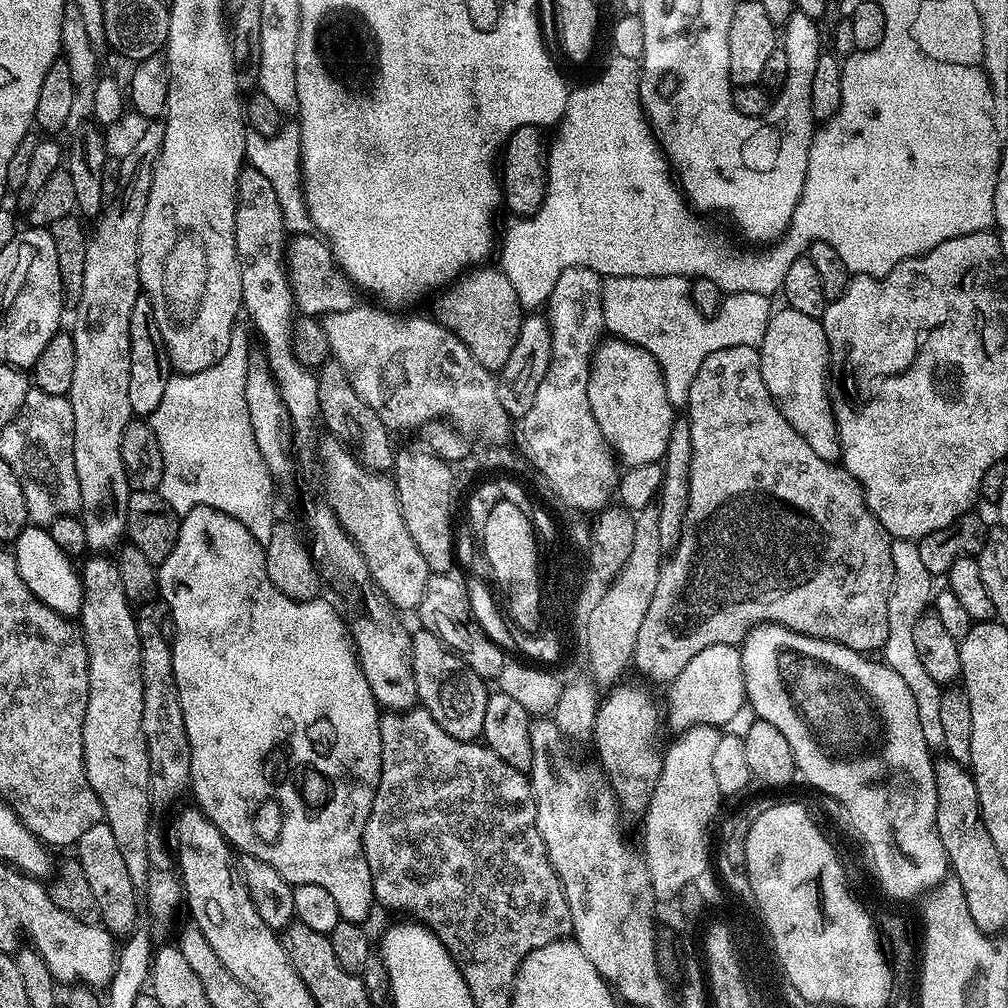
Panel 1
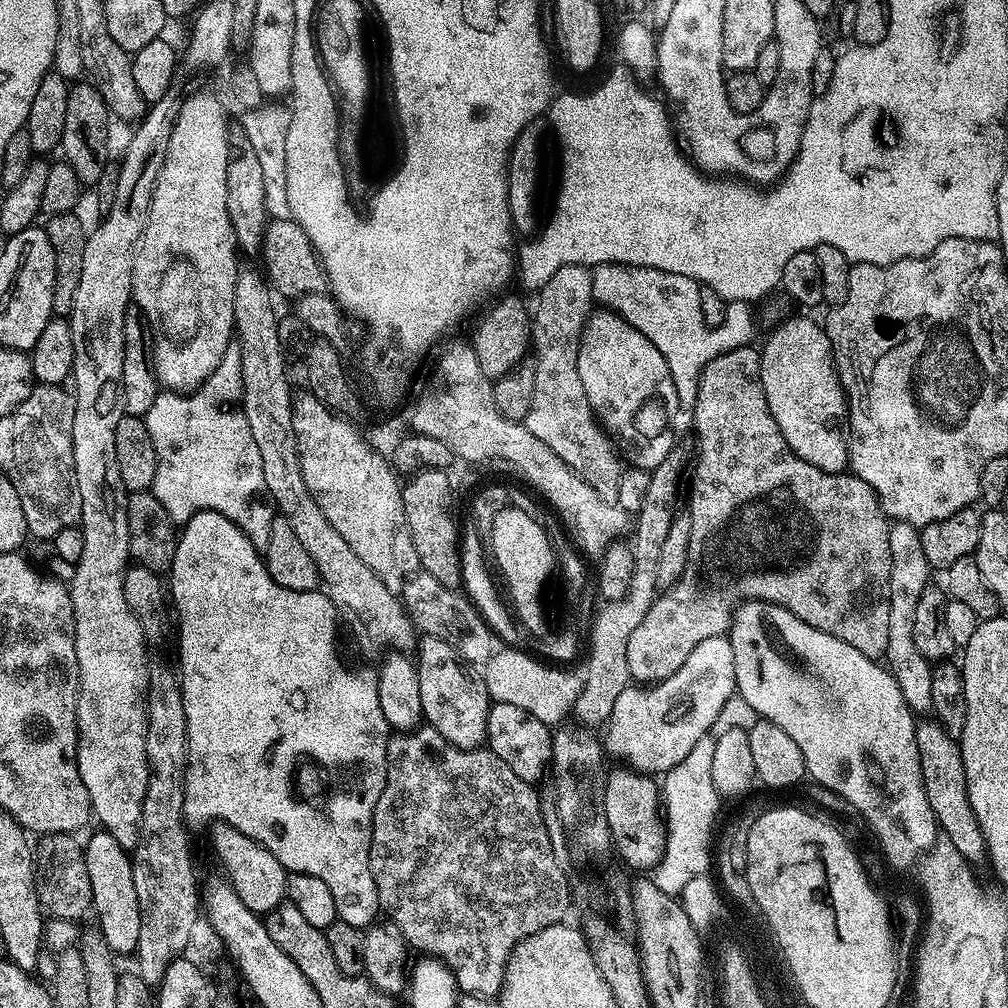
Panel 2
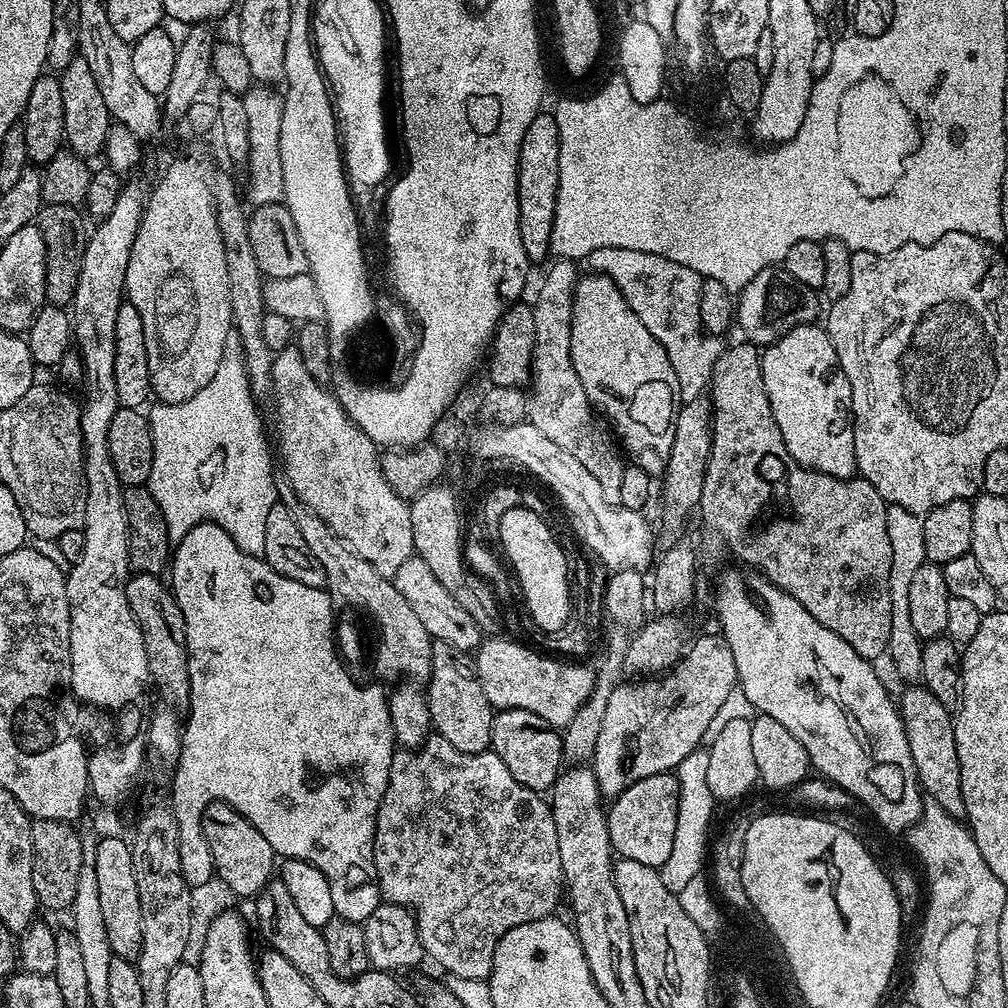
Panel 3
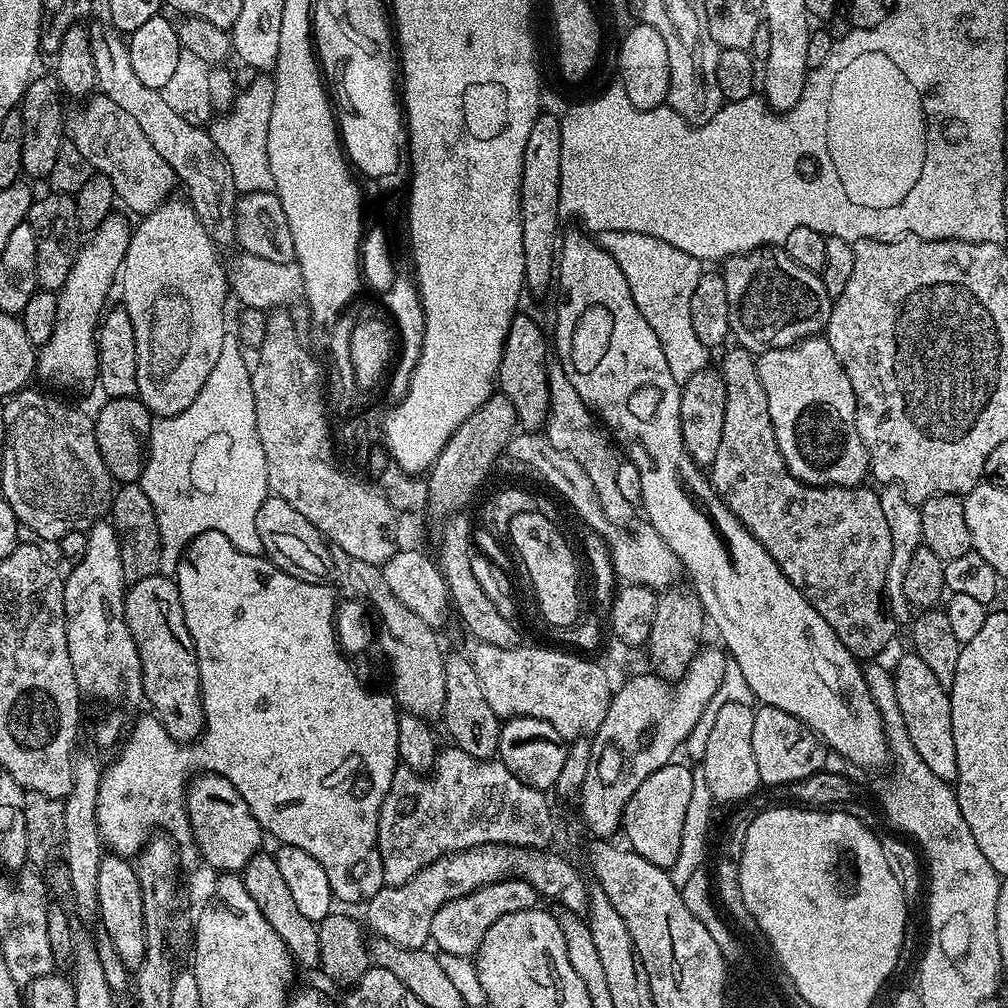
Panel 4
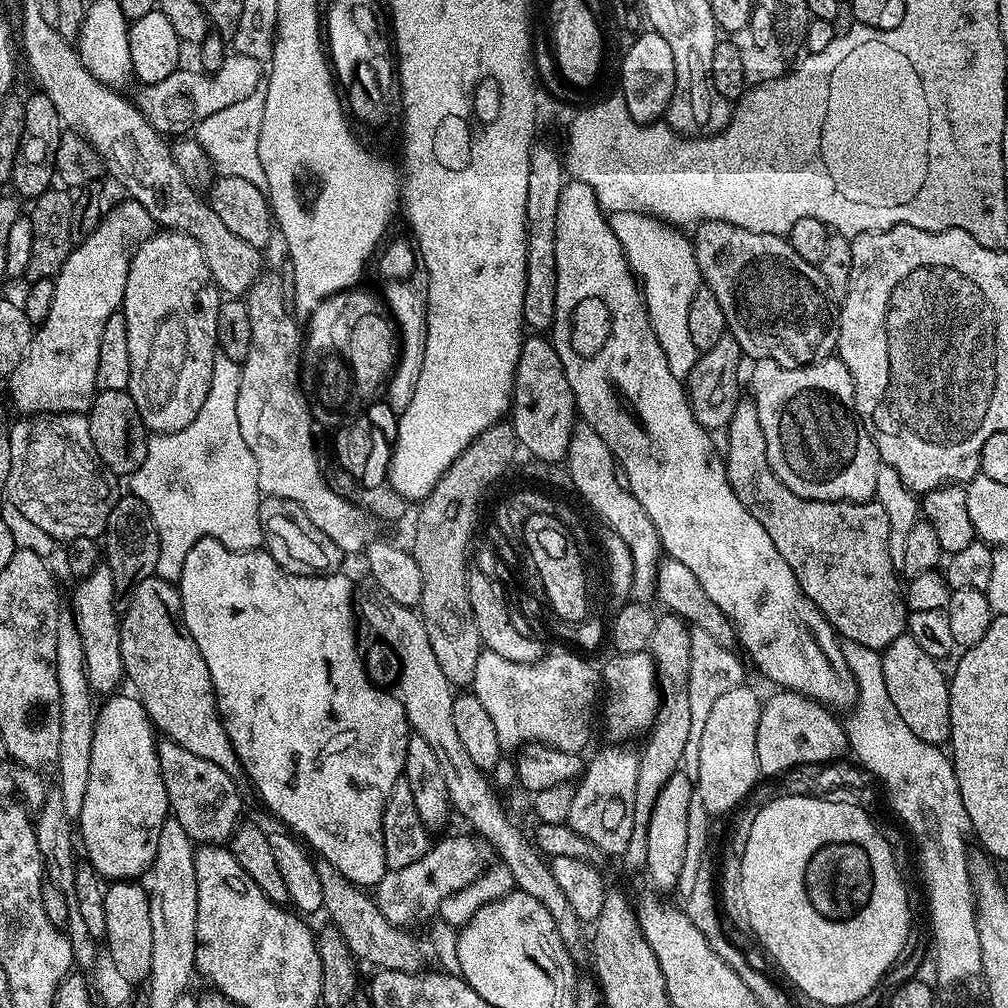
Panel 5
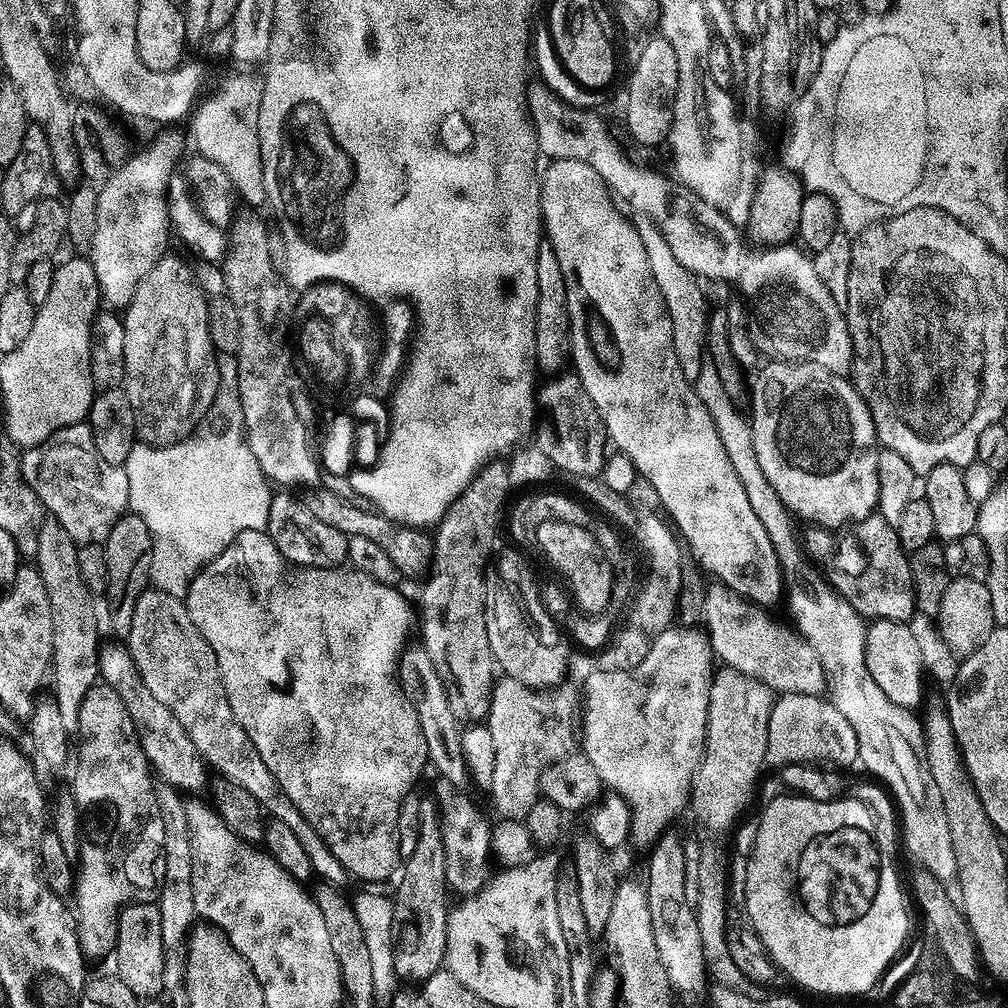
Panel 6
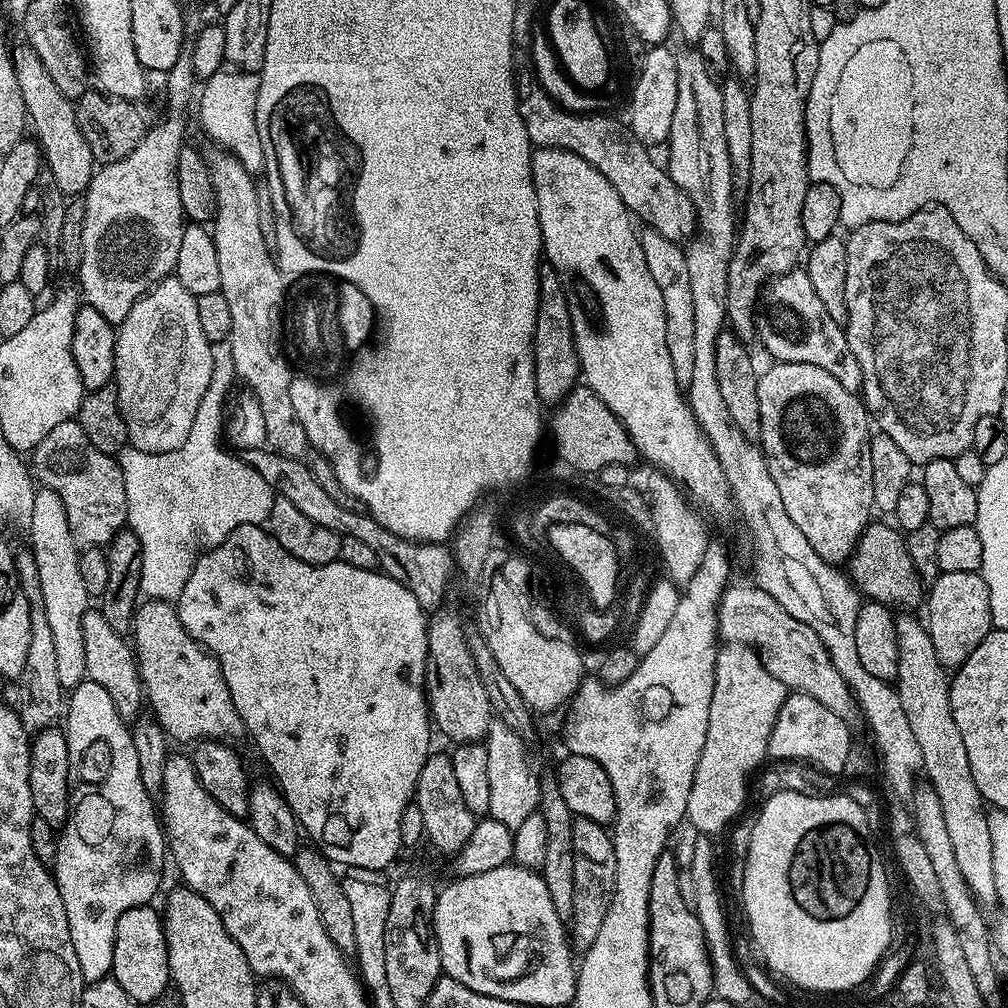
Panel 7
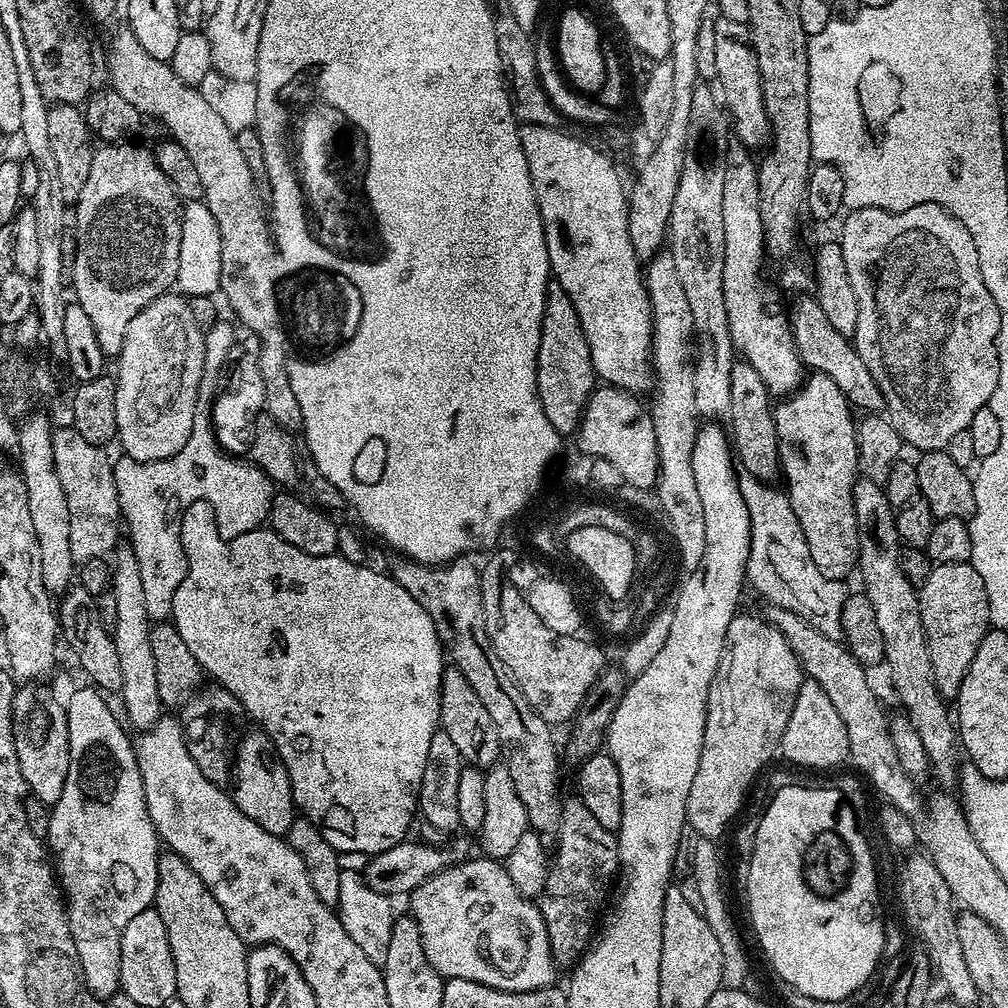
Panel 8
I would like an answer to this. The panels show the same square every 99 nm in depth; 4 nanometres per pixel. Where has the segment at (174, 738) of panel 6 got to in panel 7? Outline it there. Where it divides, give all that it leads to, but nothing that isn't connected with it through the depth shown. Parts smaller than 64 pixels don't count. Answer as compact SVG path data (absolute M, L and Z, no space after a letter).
M89 610L82 618L82 639L86 649L87 679L98 682L98 686L114 698L114 706L125 722L135 721L141 715L140 707L145 707L146 693L136 666L133 645L124 634L118 633L106 622L99 610Z

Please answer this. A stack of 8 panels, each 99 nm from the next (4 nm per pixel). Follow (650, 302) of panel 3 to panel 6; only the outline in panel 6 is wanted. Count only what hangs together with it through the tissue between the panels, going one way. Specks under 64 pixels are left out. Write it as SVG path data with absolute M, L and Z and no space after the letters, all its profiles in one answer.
M635 214L631 217L633 227L646 248L646 262L650 262L650 270L654 274L654 282L658 282L658 290L664 299L664 305L670 318L670 326L674 334L674 354L678 354L678 366L682 366L682 374L693 382L698 378L702 366L706 363L704 334L708 325L710 304L704 301L704 292L700 289L701 281L692 275L678 258L674 258L674 250L670 250L670 242L662 234L646 214Z

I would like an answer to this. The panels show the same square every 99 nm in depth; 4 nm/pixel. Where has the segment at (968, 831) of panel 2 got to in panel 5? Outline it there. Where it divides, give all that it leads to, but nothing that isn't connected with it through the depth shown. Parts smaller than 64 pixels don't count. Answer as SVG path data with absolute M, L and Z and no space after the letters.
M902 635L894 638L888 648L883 649L882 678L886 678L886 690L890 694L890 702L894 702L898 714L902 714L902 722L910 726L911 732L922 742L944 746L952 739L950 730L950 698L948 697L949 677L940 669L941 665L914 638Z

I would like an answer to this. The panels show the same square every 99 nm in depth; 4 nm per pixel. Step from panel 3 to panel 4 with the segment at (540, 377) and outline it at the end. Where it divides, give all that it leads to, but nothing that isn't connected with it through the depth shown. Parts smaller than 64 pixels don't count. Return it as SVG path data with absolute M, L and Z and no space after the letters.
M558 362L549 363L548 389L550 390L548 403L550 411L546 425L548 440L554 446L554 450L562 450L567 456L574 458L578 466L582 466L582 470L586 472L586 478L590 478L590 486L606 518L617 526L627 525L627 520L634 512L634 506L626 502L626 498L622 498L618 490L618 466L622 460L613 441L602 431L601 425L594 419L592 409L584 405L581 396L578 395L578 390L574 390L574 382L570 382L570 378L564 372L564 367Z

